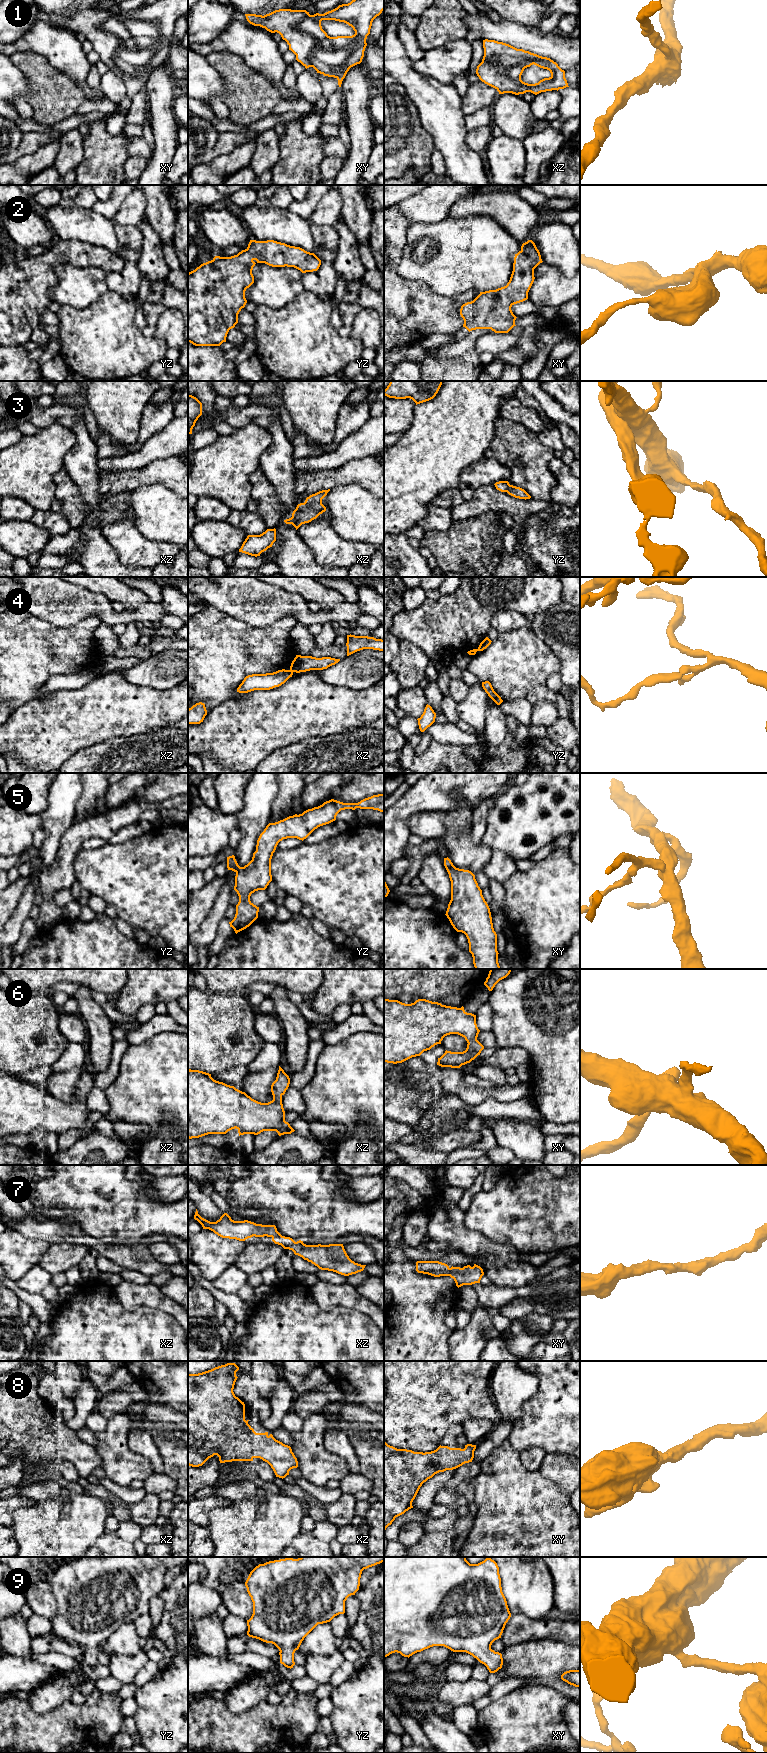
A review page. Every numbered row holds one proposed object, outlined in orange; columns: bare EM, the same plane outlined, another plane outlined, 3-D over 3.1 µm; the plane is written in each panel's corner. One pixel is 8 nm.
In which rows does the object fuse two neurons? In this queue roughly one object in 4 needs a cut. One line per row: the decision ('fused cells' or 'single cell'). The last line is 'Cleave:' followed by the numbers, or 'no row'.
1: single cell
2: single cell
3: single cell
4: fused cells
5: single cell
6: single cell
7: single cell
8: single cell
9: single cell
Cleave: 4

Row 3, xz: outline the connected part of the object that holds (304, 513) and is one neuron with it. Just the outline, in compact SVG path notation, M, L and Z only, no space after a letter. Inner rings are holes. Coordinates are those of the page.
M330 489L322 490L307 497L304 503L297 505L292 513L292 517L284 520L284 522L286 524L292 524L297 530L302 524L316 519L326 511L326 507L322 504L322 499L329 491Z

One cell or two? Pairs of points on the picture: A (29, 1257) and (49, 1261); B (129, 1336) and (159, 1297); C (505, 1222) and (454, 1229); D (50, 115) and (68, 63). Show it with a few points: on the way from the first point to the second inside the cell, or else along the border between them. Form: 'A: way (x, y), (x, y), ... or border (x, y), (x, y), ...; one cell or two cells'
A: border (50, 1244), (37, 1264); two cells
B: border (129, 1309), (153, 1307), (168, 1313), (173, 1318); two cells
C: border (465, 1212), (464, 1224), (479, 1231), (487, 1239); two cells
D: border (46, 58), (81, 89); two cells

